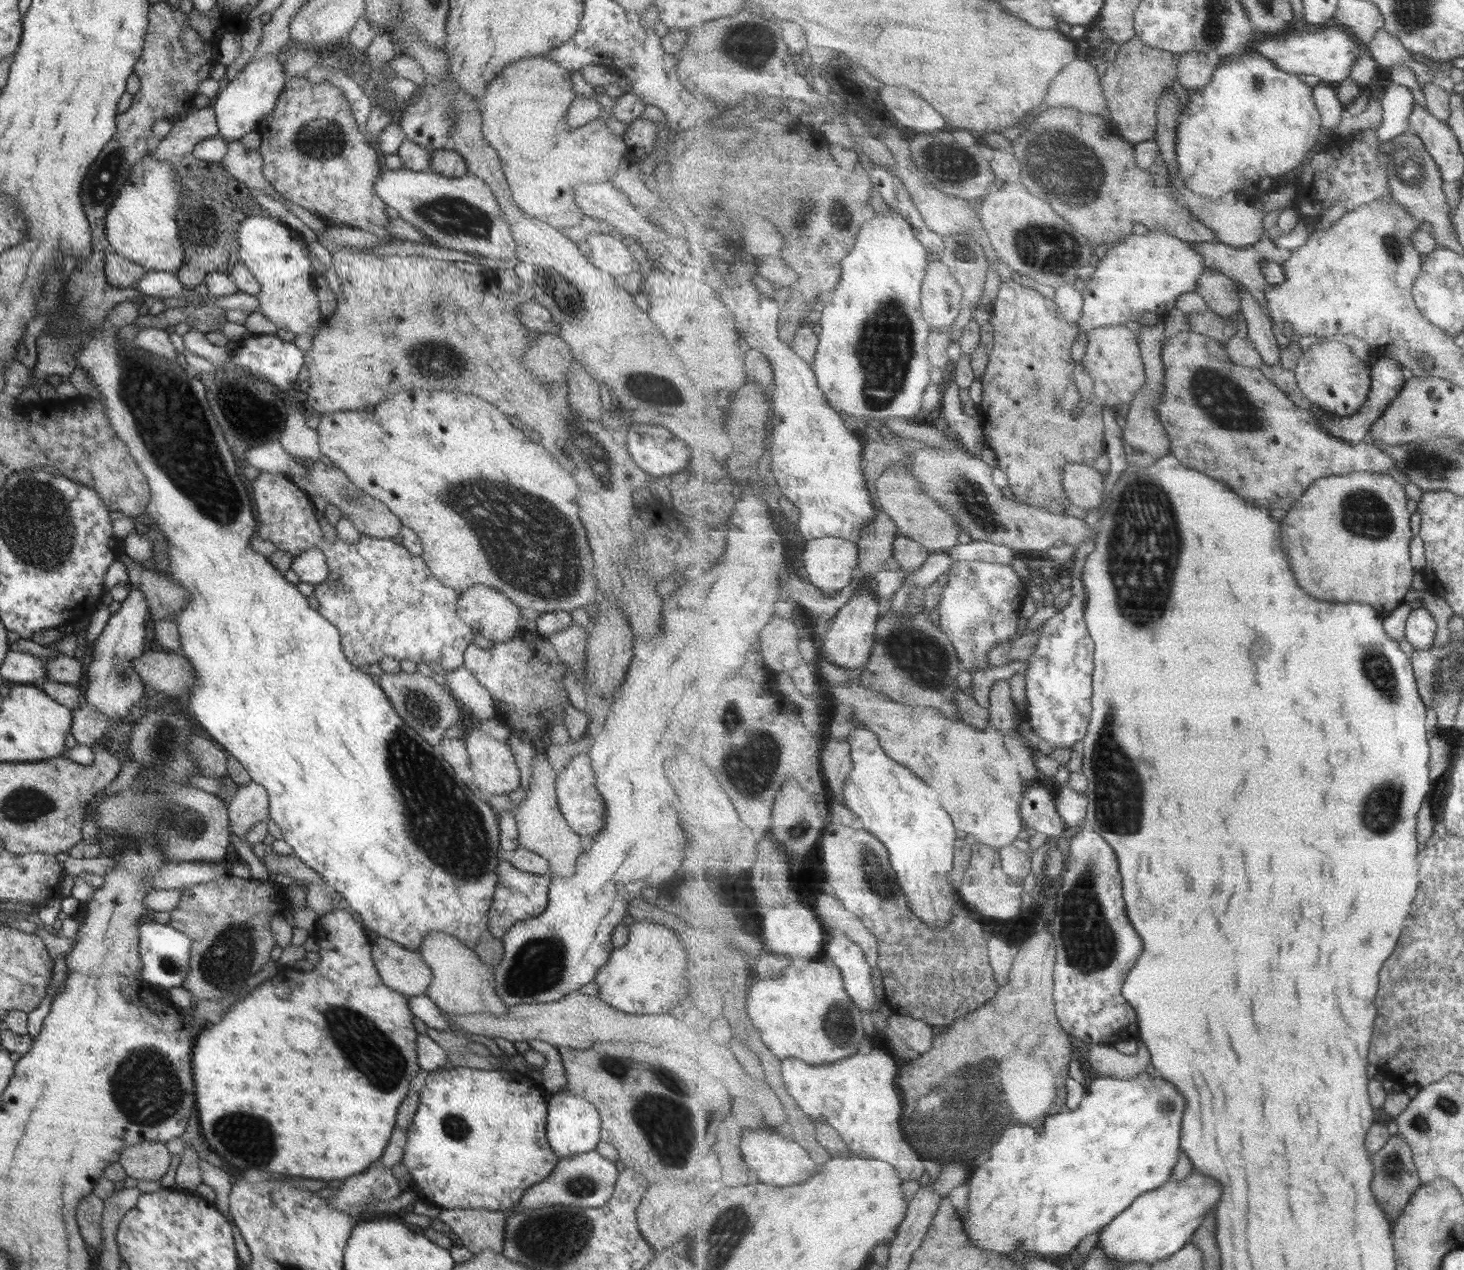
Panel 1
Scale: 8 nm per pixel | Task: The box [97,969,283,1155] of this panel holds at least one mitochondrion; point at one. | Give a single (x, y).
(146, 1086)

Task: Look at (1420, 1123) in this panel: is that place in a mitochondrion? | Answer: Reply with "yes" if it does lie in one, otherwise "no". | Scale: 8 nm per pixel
yes

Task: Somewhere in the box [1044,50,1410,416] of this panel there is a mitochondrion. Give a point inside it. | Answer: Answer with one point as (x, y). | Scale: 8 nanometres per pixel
(1391, 242)

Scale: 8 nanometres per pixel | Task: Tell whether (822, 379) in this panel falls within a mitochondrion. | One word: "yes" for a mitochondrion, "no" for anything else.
no

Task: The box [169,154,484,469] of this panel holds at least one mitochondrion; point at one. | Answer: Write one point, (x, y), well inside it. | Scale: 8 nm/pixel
(435, 361)

